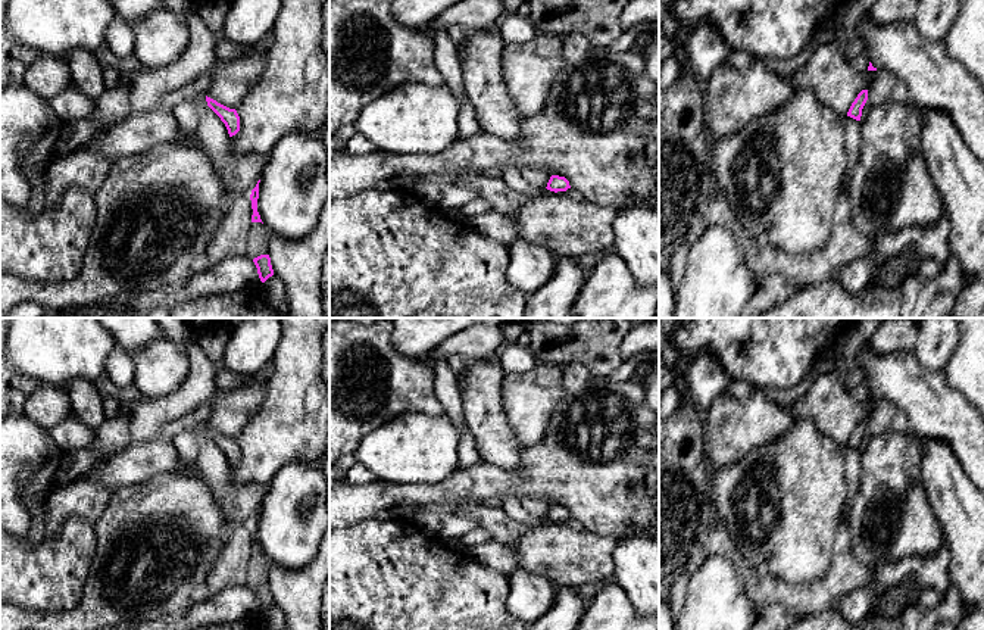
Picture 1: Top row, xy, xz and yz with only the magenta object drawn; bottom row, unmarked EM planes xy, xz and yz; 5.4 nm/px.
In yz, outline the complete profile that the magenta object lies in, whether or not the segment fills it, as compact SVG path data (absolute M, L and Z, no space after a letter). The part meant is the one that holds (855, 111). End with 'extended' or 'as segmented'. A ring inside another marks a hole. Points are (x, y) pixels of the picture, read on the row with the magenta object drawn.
M862 90L858 97L855 99L855 102L852 103L849 112L847 112L847 116L856 119L856 121L860 121L860 116L862 116L862 109L865 106L868 100L868 90Z; as segmented

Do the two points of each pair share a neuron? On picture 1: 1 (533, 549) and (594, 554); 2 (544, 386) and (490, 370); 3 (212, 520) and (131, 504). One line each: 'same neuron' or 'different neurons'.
1: same neuron
2: different neurons
3: same neuron

